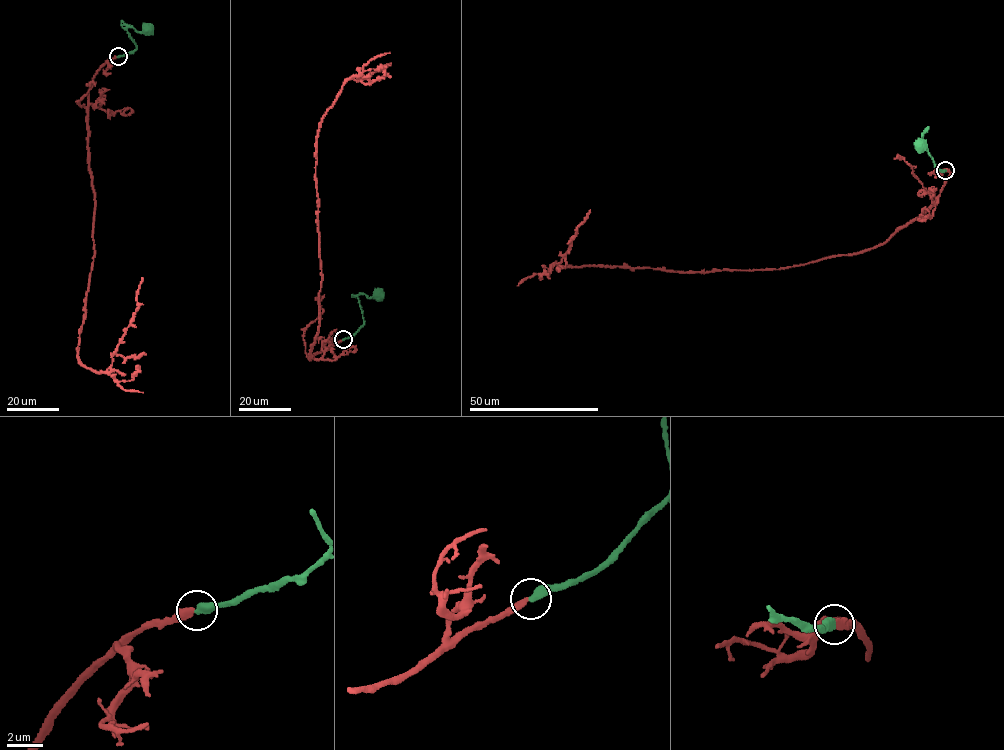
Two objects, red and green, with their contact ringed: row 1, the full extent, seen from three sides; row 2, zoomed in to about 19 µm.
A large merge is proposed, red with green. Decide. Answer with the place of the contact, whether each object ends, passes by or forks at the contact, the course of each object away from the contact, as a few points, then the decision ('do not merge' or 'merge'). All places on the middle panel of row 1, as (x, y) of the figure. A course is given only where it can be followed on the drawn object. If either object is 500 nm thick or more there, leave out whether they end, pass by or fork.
place (343, 339); red ends; green ends; course red (343, 340), (311, 360), (322, 278), (319, 123), (348, 79), (357, 81), (390, 64); course green (343, 340), (353, 336), (364, 323), (356, 294), (371, 297), (378, 295); merge

